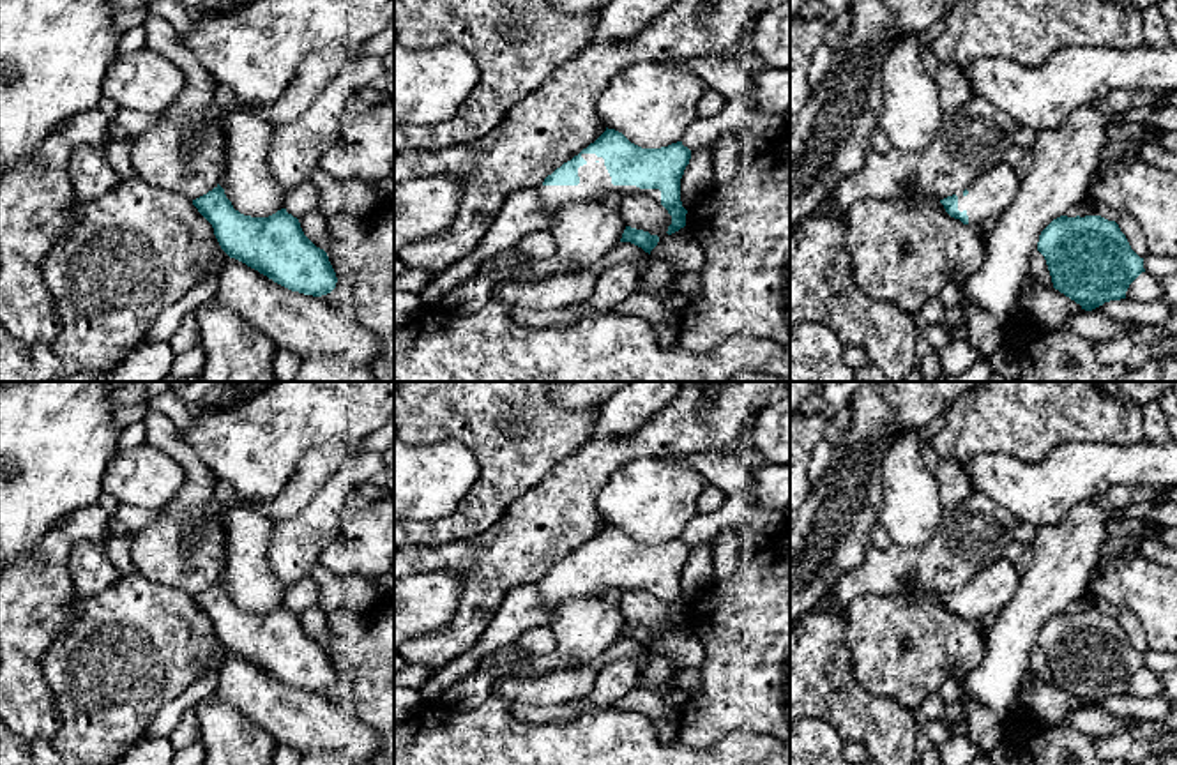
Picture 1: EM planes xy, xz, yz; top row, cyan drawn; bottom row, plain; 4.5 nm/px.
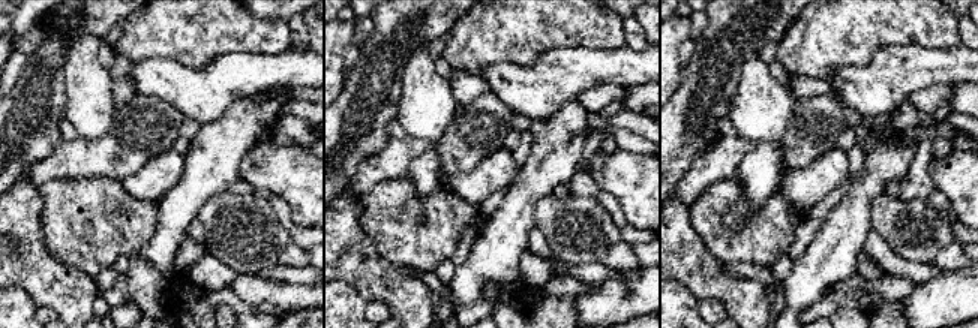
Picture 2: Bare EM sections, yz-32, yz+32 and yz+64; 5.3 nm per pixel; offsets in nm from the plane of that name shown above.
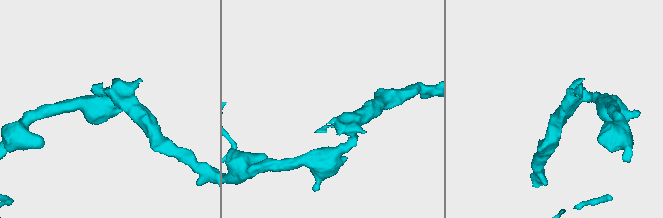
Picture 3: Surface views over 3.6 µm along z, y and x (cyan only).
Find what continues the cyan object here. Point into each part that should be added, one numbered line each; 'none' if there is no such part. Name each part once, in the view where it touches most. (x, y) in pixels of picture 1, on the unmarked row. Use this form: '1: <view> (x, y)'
1: xz (594, 580)

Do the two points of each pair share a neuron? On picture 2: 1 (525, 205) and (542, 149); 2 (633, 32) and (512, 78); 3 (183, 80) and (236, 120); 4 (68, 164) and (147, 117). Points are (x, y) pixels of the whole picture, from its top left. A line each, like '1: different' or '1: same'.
1: same
2: different
3: different
4: same

